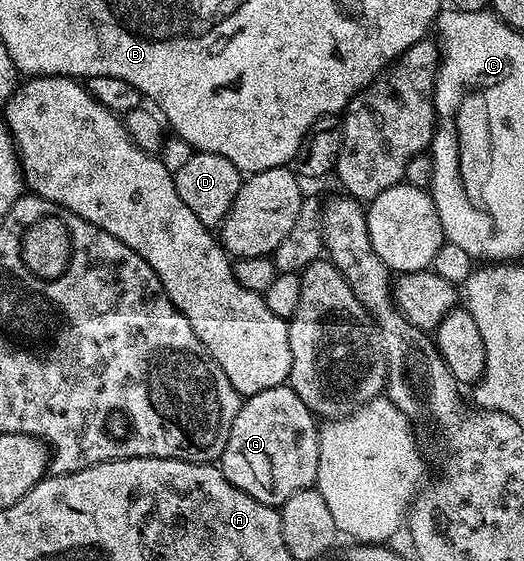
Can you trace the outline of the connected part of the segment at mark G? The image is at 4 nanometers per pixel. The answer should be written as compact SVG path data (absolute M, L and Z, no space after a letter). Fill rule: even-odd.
M290 385L250 395L240 405L221 459L223 474L241 492L261 504L282 507L289 496L315 486L319 463L319 426Z

